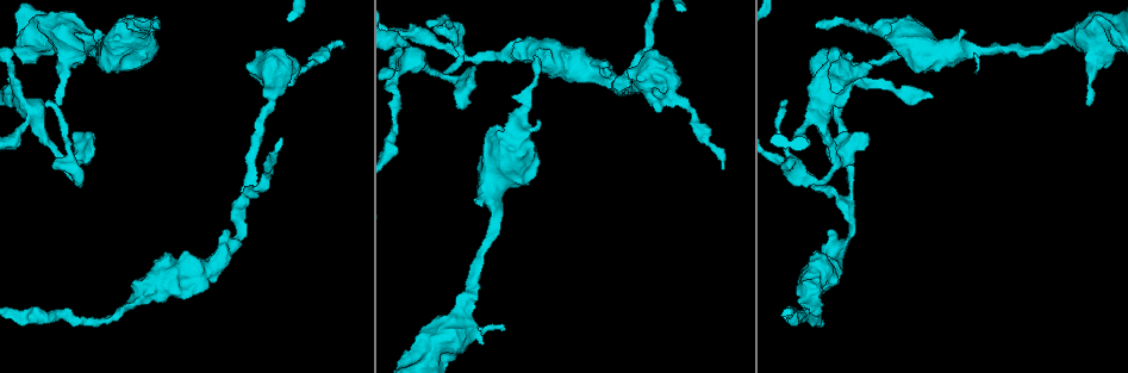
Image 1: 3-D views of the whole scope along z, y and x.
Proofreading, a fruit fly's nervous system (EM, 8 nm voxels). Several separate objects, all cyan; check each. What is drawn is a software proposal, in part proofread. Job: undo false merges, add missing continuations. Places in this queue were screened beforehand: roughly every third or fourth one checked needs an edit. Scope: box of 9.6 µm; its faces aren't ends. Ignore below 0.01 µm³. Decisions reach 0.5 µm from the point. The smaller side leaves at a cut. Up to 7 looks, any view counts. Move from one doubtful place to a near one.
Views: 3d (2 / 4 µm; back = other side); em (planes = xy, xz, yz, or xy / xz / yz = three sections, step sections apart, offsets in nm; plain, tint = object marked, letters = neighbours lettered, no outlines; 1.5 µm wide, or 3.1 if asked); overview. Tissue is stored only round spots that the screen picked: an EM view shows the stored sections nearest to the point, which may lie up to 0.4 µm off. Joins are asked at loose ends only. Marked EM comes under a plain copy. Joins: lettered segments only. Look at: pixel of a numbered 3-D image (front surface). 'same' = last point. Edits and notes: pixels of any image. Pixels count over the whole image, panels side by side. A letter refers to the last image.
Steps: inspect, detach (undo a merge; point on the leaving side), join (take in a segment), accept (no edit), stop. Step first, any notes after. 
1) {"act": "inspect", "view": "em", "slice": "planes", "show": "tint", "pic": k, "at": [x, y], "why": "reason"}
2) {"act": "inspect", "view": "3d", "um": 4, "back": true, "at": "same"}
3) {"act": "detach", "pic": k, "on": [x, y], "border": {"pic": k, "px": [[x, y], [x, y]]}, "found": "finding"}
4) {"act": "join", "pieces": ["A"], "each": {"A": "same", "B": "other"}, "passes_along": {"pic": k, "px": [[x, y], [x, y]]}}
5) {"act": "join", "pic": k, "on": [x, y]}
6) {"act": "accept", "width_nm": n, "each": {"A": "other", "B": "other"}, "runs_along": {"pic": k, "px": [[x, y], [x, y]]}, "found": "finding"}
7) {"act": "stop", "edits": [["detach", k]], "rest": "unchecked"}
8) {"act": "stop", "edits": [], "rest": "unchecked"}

{"act": "inspect", "view": "em", "um": 3.1, "slice": "yz", "step": 16, "show": "tint", "pic": 1, "at": [944, 52], "why": "sharp bend"}

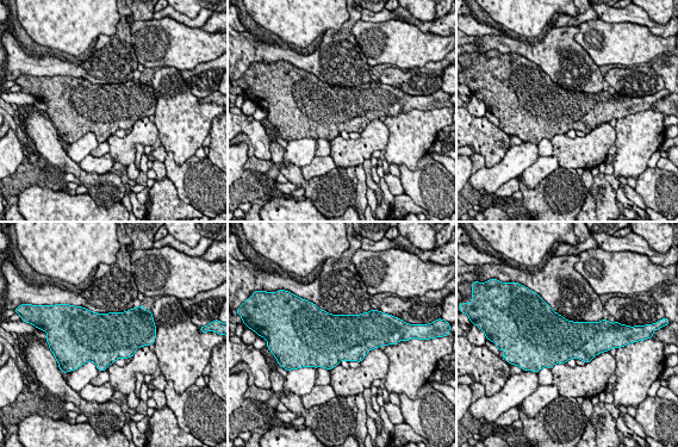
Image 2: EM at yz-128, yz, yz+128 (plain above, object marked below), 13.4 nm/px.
{"act": "inspect", "view": "em", "um": 3.1, "slice": "xy", "step": 16, "show": "letters", "at": "same"}

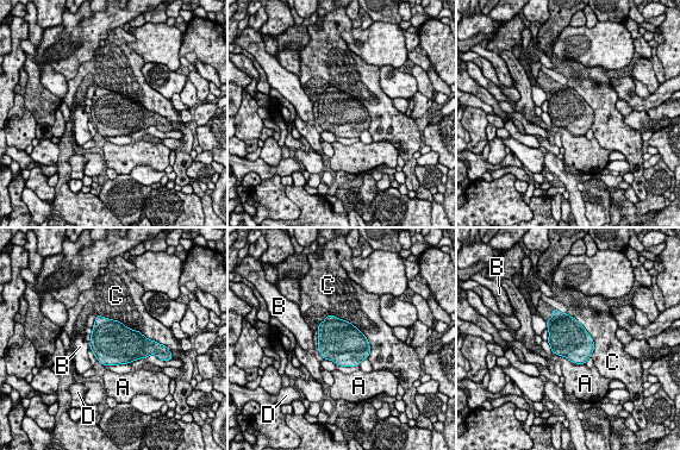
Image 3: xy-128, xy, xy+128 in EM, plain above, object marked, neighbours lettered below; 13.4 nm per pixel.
{"act": "accept", "longest_contact_nm": ["C", 850], "each": {"A": "other", "B": "other", "C": "other", "D": "other"}, "border": {"pic": 3, "px": [[97, 313], [118, 319], [154, 341]]}, "found": "continuous, no second neuron"}

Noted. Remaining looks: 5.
{"act": "inspect", "view": "3d", "um": 4, "pic": 1, "at": [44, 106]}

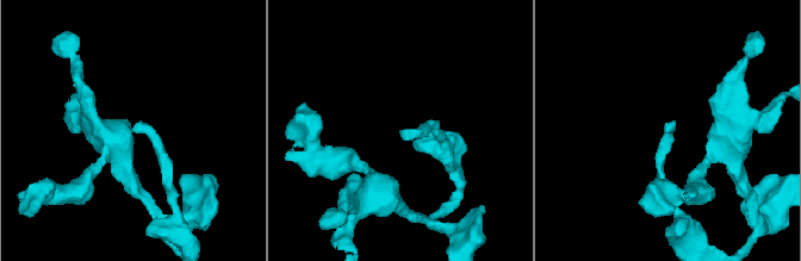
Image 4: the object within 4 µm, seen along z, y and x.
{"act": "inspect", "view": "em", "slice": "yz", "step": 4, "show": "letters", "pic": 4, "at": [667, 132], "why": "shape alone is not enough"}

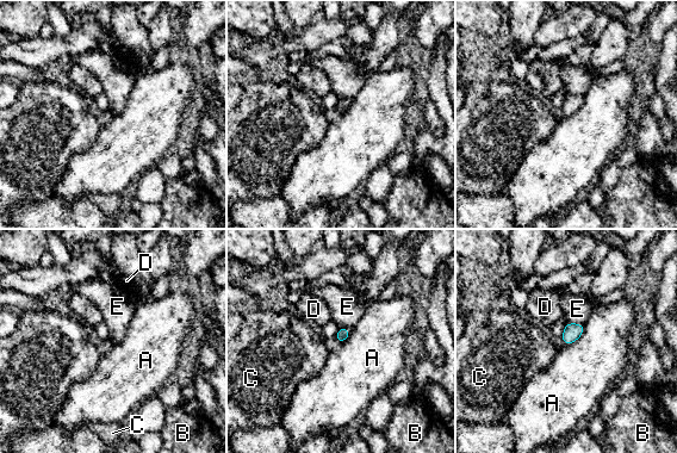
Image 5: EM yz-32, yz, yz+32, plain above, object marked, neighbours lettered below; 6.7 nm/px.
{"act": "accept", "longest_contact_nm": ["A", 200], "each": {"A": "other", "B": "other", "C": "other", "D": "other", "E": "other"}, "border": {"pic": 5, "px": [[585, 324], [582, 334], [566, 346]]}, "found": "no lettered segment goes on from it"}

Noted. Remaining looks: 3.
{"act": "inspect", "view": "3d", "um": 2, "pic": 1, "at": [538, 120], "why": "free end"}

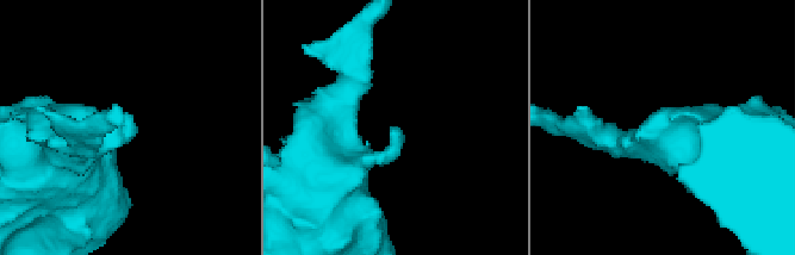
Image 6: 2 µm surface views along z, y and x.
{"act": "inspect", "view": "em", "slice": "xy", "step": 8, "show": "tint", "pic": 6, "at": [391, 128], "why": "need the tissue"}

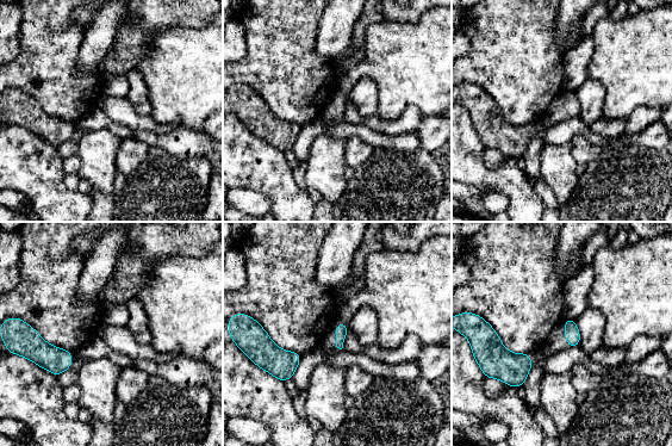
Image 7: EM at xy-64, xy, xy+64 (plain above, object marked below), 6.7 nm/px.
{"act": "inspect", "view": "em", "slice": "planes", "show": "letters", "at": "same", "why": "another direction"}

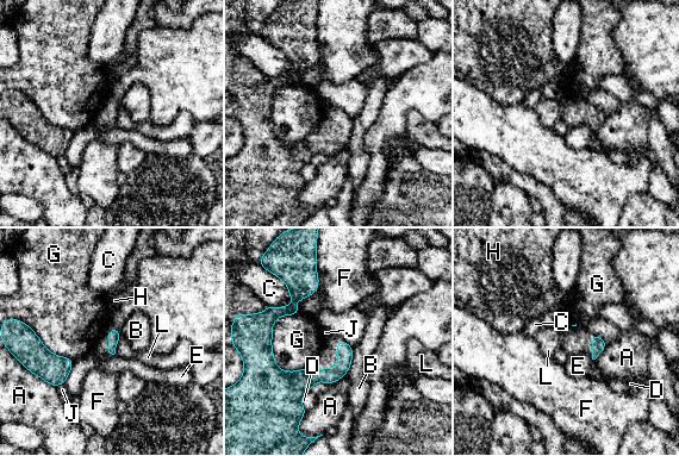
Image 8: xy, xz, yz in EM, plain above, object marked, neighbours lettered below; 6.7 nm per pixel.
{"act": "accept", "each": {"A": "other", "B": "other", "C": "other", "D": "other", "E": "other", "F": "other", "G": "other", "H": "other", "J": "other", "L": "other"}, "border": {"pic": 8, "px": [[120, 333], [114, 353]]}, "found": "none of them fits"}

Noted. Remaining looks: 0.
{"act": "stop", "edits": [], "rest": "unchecked"}

